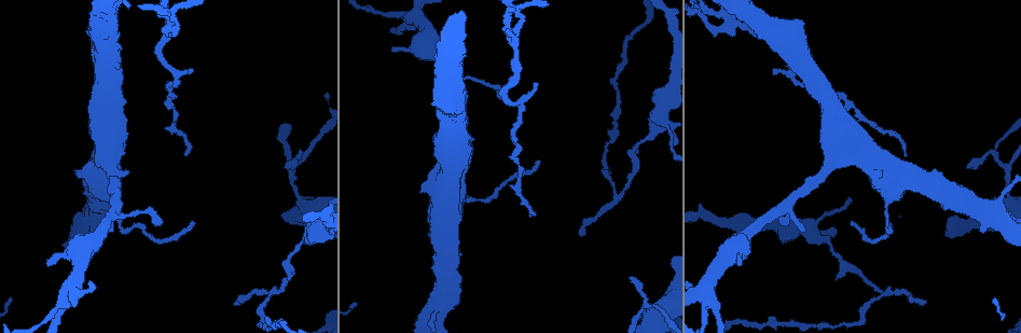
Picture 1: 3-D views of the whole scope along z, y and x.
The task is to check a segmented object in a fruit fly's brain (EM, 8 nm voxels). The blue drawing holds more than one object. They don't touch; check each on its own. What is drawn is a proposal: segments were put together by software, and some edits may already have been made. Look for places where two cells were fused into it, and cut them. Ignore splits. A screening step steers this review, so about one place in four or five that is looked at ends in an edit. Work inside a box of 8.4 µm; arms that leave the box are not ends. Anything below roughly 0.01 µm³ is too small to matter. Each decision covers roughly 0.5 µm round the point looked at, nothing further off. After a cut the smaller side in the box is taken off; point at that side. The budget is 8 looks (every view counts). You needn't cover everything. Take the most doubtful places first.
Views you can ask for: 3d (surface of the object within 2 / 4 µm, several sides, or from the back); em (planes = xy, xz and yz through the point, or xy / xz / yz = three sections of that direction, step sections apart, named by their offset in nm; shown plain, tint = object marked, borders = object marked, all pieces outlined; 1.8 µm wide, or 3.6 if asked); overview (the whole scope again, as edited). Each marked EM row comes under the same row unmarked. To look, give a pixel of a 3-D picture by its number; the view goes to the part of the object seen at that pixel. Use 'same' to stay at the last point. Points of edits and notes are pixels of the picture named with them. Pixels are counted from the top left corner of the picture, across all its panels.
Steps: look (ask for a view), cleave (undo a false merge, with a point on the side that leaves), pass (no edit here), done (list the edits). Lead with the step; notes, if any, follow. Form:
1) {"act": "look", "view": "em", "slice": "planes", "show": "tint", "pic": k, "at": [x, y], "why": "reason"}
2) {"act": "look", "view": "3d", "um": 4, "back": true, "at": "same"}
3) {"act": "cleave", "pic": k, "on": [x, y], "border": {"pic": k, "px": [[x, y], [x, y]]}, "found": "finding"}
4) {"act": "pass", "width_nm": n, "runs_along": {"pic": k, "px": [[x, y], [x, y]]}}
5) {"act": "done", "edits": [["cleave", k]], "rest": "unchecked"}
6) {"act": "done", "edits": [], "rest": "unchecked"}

{"act": "look", "view": "em", "um": 3.6, "slice": "yz", "step": 16, "show": "tint", "pic": 1, "at": [651, 319], "why": "abrupt turn"}

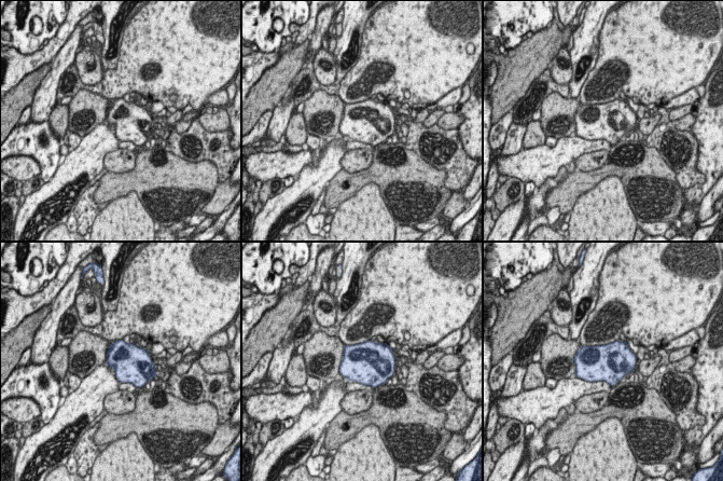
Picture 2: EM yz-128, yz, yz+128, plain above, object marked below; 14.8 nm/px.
{"act": "pass", "found": "one cell here"}

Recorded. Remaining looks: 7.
{"act": "look", "view": "em", "slice": "yz", "step": 4, "show": "borders", "pic": 1, "at": [69, 291], "why": "calibre changes"}

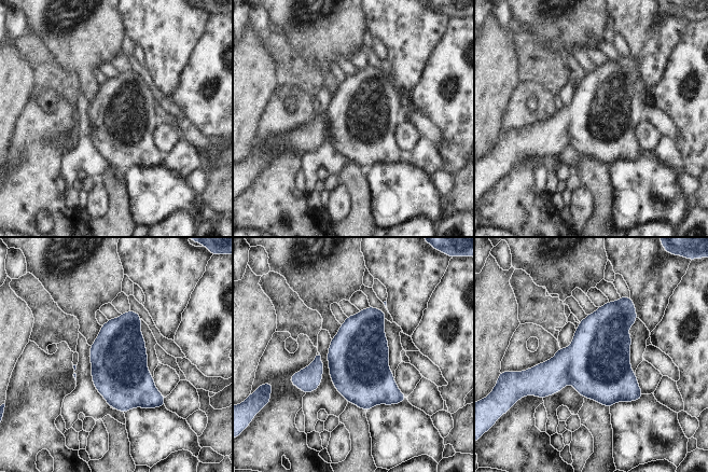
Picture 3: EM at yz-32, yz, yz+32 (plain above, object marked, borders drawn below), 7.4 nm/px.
{"act": "pass", "found": "all the same cell"}

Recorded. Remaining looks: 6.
{"act": "look", "view": "em", "slice": "xy", "step": 16, "show": "tint", "pic": 1, "at": [730, 21]}

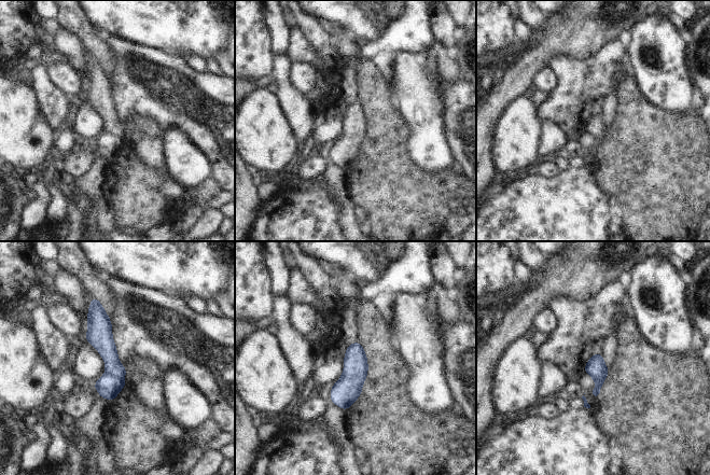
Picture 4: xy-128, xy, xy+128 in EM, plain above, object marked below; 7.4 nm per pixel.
{"act": "look", "view": "em", "slice": "planes", "show": "tint", "at": "same", "why": "another direction"}

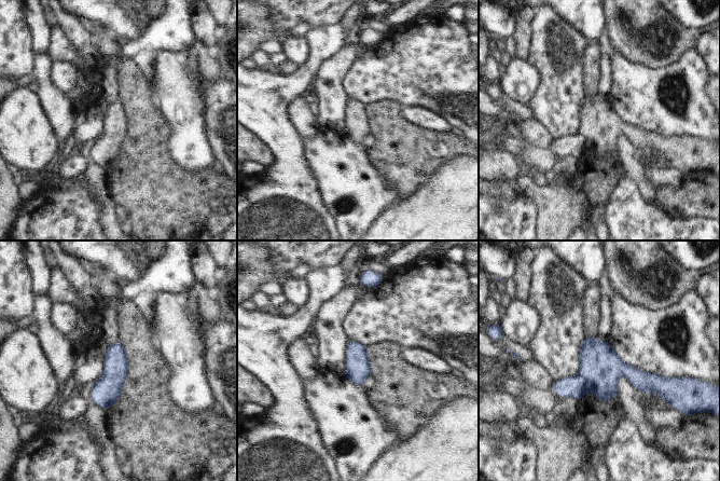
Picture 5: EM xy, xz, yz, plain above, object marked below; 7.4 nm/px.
{"act": "cleave", "pic": 5, "on": [599, 362], "border": {"pic": 5, "px": [[579, 372], [587, 381], [589, 388]]}, "found": "two cells meet here"}

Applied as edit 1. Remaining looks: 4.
{"act": "done", "edits": [["cleave", 5]], "rest": "unchecked"}

